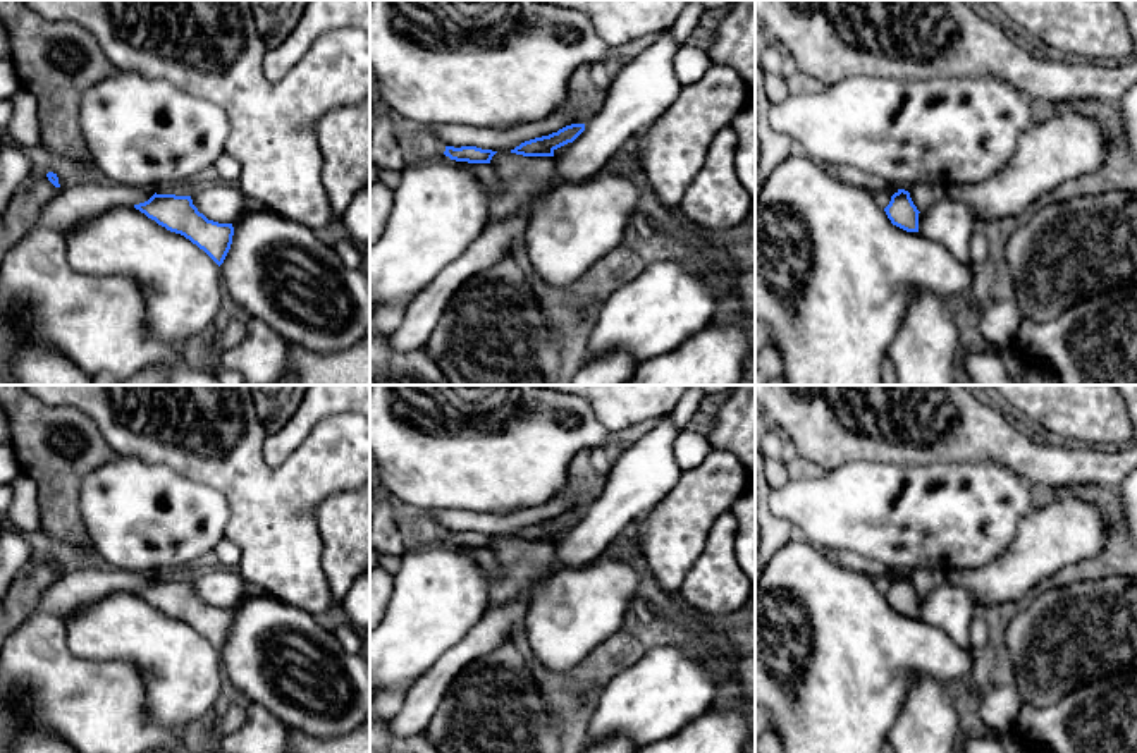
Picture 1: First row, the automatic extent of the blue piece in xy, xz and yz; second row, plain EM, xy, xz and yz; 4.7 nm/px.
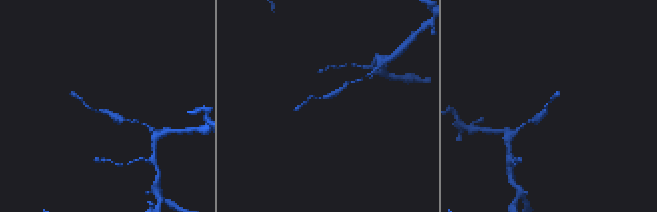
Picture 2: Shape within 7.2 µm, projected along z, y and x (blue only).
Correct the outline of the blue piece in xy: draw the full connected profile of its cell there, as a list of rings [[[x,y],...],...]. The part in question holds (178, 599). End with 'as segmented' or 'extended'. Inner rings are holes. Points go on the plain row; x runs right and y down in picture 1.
[[[153,579],[134,590],[136,595],[170,617],[181,619],[203,634],[218,652],[224,648],[234,621],[232,609],[208,605],[193,590],[191,581]]]; as segmented

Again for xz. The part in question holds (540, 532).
[[[571,509],[549,521],[521,528],[511,538],[523,542],[554,542],[554,536],[573,528],[585,516],[585,509]]]; as segmented

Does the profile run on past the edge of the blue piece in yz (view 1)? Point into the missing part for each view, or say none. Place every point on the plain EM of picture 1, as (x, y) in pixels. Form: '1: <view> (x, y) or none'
1: none

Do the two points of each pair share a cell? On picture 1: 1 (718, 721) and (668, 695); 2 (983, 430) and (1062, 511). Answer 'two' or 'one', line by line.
1: two
2: two

